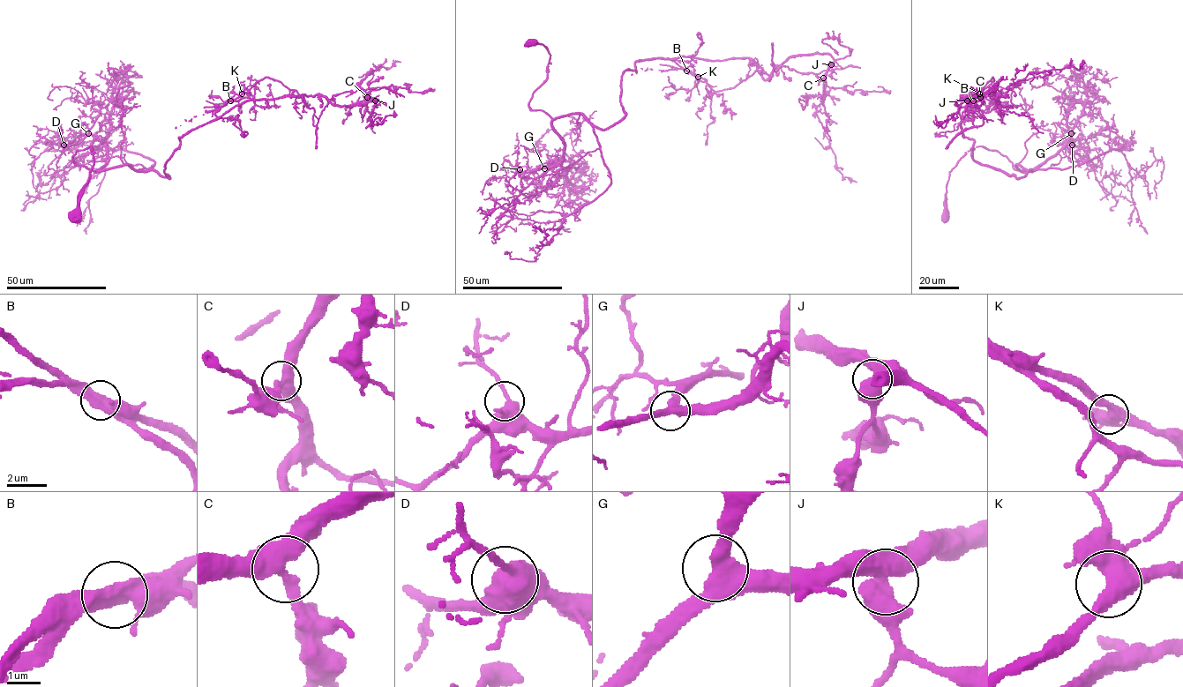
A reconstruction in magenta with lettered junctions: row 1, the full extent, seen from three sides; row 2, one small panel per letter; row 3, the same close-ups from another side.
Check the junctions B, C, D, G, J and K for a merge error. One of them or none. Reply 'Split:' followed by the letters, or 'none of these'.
Split: B

